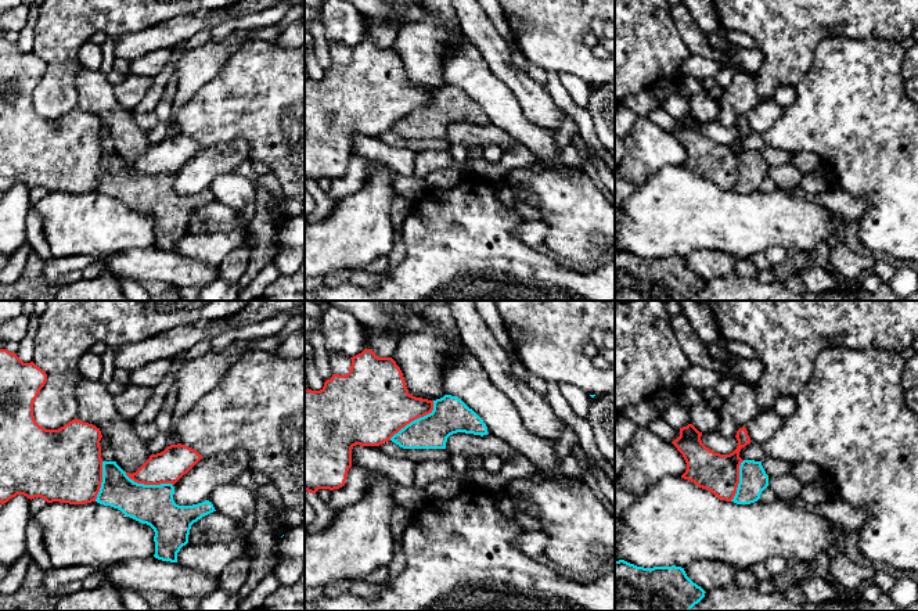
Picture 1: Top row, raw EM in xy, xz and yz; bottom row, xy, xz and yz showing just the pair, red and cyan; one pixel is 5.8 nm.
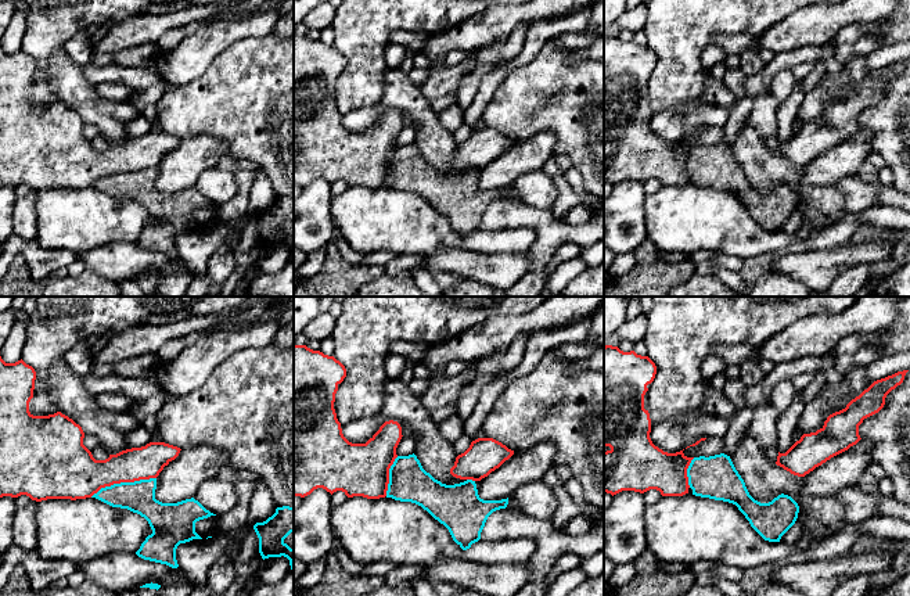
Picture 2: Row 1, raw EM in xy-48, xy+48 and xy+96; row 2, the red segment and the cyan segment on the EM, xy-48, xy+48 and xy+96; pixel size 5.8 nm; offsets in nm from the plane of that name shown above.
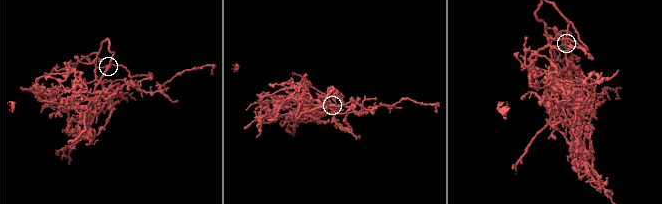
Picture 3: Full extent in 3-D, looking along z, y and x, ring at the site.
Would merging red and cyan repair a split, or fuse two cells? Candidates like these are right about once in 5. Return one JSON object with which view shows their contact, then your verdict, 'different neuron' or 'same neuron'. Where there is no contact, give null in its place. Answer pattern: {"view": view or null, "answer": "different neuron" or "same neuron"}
{"view": "xz", "answer": "different neuron"}

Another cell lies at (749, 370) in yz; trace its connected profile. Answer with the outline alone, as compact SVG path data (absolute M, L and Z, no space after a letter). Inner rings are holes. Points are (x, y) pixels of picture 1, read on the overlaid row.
M706 344L706 346L721 362L719 371L728 378L739 378L746 384L755 385L764 371L764 363L762 360L738 357L721 344Z

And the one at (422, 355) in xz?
M431 301L421 317L425 327L397 339L390 357L400 367L410 395L436 400L444 396L444 369L462 344L447 301Z

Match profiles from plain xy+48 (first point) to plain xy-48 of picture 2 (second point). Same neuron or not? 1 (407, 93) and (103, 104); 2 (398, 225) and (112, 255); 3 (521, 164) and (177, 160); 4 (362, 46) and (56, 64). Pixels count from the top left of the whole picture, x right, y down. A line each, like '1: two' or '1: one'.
1: two
2: two
3: one
4: two

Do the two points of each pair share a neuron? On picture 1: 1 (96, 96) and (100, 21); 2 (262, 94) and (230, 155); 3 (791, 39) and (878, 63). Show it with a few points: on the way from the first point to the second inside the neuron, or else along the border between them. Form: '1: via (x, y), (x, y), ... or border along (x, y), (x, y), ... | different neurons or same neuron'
1: border along (82, 67), (75, 78), (78, 99) | different neurons
2: border along (208, 146), (242, 137), (248, 143), (249, 157) | different neurons
3: border along (848, 38), (825, 36), (803, 76) | different neurons

